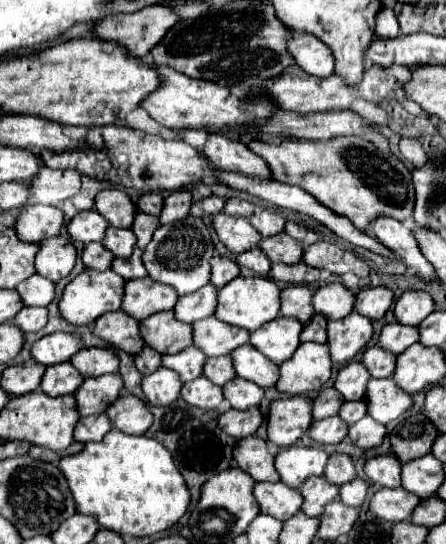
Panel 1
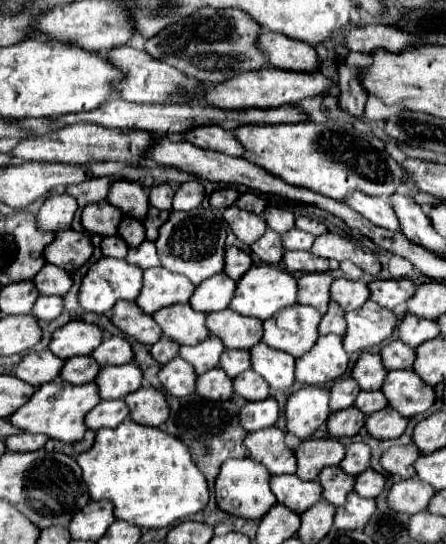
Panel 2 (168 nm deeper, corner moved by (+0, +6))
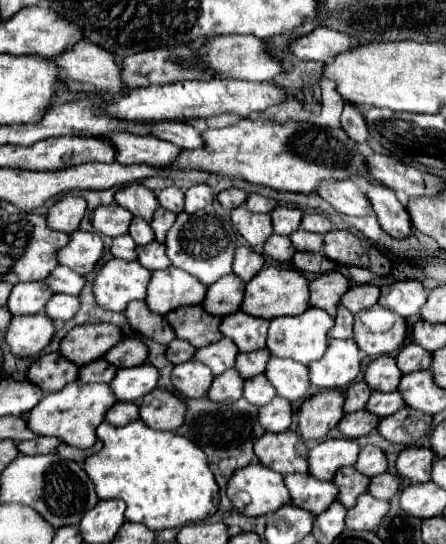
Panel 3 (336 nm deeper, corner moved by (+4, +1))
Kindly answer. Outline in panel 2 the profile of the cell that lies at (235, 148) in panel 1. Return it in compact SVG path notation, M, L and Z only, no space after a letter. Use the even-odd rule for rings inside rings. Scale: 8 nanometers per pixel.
M198 126L192 128L184 134L184 138L192 144L196 144L198 148L204 150L214 150L214 152L224 152L228 156L242 156L244 154L244 146L242 142L228 130L218 128L218 126ZM224 148L224 150L220 150ZM236 148L236 150L232 150Z

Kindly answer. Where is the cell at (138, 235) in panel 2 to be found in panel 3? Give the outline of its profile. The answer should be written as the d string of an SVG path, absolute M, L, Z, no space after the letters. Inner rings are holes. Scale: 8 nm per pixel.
M134 217L134 221L130 223L130 235L134 237L134 241L138 245L148 245L148 243L154 241L152 227L144 219L140 219L140 217Z

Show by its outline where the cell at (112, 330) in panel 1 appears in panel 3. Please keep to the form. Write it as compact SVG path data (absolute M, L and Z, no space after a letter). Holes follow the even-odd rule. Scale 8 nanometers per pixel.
M132 301L126 309L126 317L128 317L128 323L132 325L132 329L136 329L140 335L144 335L156 343L168 345L176 337L174 329L170 329L170 323L166 321L166 317L150 311L146 301Z

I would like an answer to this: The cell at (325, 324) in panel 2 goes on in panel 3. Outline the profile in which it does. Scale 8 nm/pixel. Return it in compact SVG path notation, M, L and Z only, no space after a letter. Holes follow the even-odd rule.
M340 305L336 315L336 325L330 331L330 339L350 339L352 337L352 313Z

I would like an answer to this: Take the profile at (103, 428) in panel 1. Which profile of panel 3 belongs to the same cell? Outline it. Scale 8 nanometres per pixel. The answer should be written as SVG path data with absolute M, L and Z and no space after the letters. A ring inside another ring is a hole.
M118 401L108 413L106 413L106 421L112 425L126 425L130 421L140 419L140 411L138 411L138 403L134 401Z

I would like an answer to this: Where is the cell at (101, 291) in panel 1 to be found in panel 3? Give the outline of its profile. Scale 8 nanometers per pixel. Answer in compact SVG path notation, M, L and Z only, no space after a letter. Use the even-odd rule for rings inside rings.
M110 259L98 271L94 295L98 305L110 311L124 311L130 301L144 299L152 273L138 261Z

